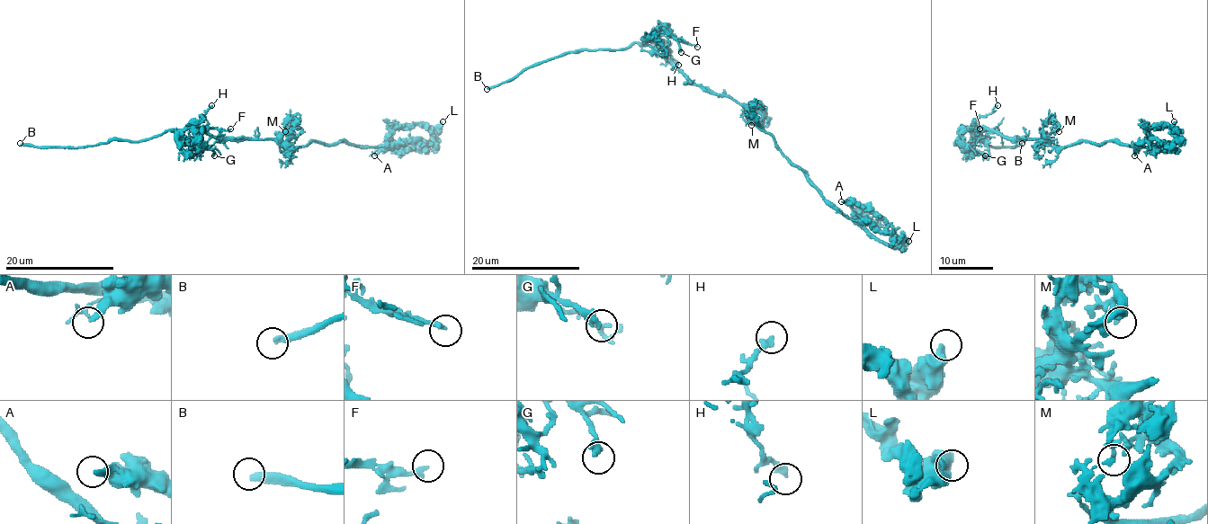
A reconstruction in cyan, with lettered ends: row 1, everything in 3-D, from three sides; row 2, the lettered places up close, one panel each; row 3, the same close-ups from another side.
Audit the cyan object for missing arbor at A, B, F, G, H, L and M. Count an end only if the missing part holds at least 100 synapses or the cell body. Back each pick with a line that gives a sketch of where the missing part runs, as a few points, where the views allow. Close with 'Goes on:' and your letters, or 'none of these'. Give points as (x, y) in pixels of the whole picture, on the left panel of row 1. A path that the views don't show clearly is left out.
Goes on: B

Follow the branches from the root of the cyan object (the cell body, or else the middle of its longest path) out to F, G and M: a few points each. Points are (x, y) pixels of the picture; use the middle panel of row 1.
F: (729, 98), (711, 94), (697, 86), (673, 61), (657, 33), (671, 34), (697, 47)
G: (729, 98), (711, 94), (697, 86), (673, 61), (657, 33), (667, 29), (681, 52)
M: (729, 98), (734, 98), (745, 106), (759, 109), (761, 114), (751, 119), (751, 125)

